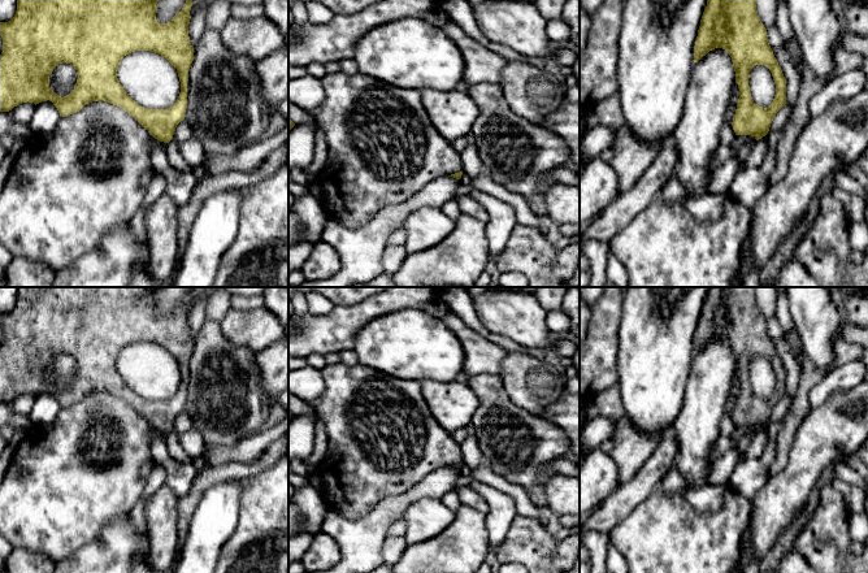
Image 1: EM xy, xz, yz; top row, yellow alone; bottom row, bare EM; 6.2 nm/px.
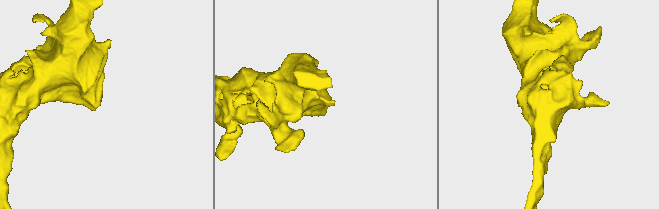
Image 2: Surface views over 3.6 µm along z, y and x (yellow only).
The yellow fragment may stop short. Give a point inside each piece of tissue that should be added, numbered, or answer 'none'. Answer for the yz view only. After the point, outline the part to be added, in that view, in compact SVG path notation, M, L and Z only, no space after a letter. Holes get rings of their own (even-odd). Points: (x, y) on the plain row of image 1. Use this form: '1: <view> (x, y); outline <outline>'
none

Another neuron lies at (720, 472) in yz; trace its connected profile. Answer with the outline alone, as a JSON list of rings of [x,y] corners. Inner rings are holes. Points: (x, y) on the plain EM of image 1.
[[[734,447],[713,461],[708,472],[708,485],[717,486],[728,483],[734,466],[741,460],[739,455],[741,452],[738,447]]]

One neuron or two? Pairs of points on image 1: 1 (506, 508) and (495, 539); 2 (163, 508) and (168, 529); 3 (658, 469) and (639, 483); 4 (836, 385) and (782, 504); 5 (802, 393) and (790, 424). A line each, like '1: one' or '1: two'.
1: one
2: one
3: one
4: two
5: one

